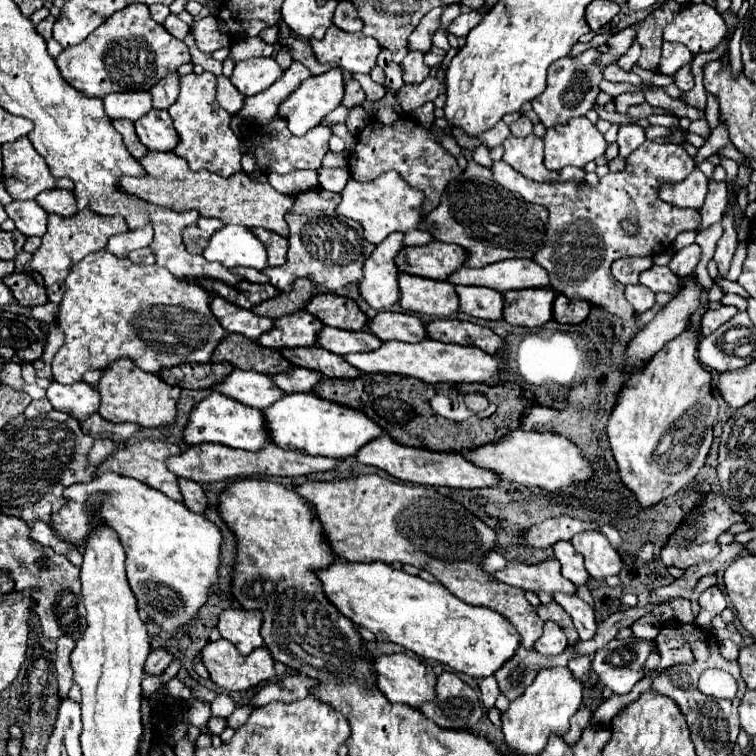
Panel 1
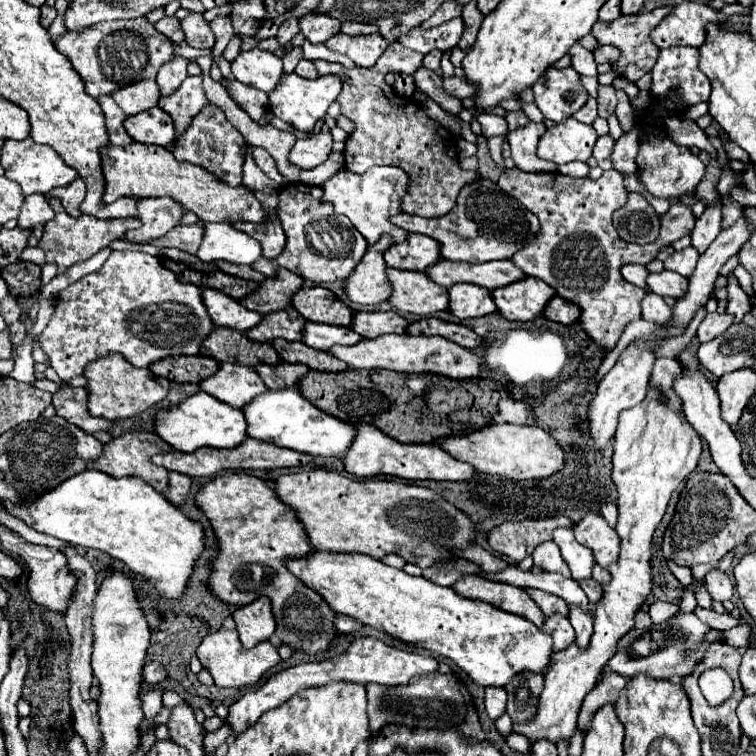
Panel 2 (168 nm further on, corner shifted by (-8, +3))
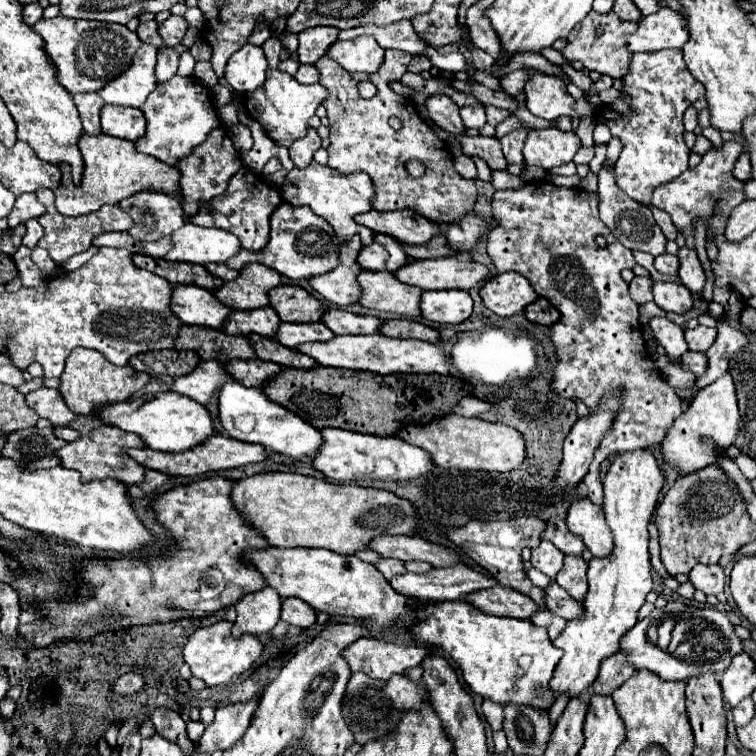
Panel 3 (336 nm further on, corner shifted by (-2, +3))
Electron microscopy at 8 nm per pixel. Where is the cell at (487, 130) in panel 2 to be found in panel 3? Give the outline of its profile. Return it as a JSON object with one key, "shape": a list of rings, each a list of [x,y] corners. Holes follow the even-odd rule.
{"shape":[[[464,105],[460,107],[460,117],[466,127],[476,127],[480,129],[486,123],[486,113],[482,105]]]}

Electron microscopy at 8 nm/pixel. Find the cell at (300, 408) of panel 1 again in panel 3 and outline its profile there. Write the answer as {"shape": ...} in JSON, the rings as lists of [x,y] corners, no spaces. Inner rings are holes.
{"shape":[[[228,381],[218,391],[218,419],[228,433],[228,437],[244,443],[258,443],[270,451],[290,455],[290,457],[312,457],[320,447],[320,431],[312,429],[294,413],[288,413],[282,405],[276,405],[260,389],[244,387],[236,381]]]}

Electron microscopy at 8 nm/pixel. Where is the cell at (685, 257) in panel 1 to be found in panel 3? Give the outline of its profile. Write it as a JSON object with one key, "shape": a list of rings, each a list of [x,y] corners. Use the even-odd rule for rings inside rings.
{"shape":[[[662,253],[658,257],[654,257],[654,269],[660,271],[660,273],[670,273],[670,275],[676,275],[676,269],[678,269],[678,257],[676,255],[670,255],[670,253]]]}

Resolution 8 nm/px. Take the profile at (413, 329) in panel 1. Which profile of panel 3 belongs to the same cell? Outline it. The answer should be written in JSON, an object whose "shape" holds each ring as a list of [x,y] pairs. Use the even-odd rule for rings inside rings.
{"shape":[[[328,307],[320,319],[334,335],[366,335],[376,333],[380,327],[380,319],[372,315],[356,315],[338,307]]]}

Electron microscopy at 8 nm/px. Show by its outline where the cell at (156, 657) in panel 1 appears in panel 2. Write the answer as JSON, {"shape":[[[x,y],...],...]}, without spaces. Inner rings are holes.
{"shape":[[[156,661],[148,663],[144,669],[144,681],[148,681],[148,683],[162,683],[166,679],[166,675],[168,675],[166,669]]]}

